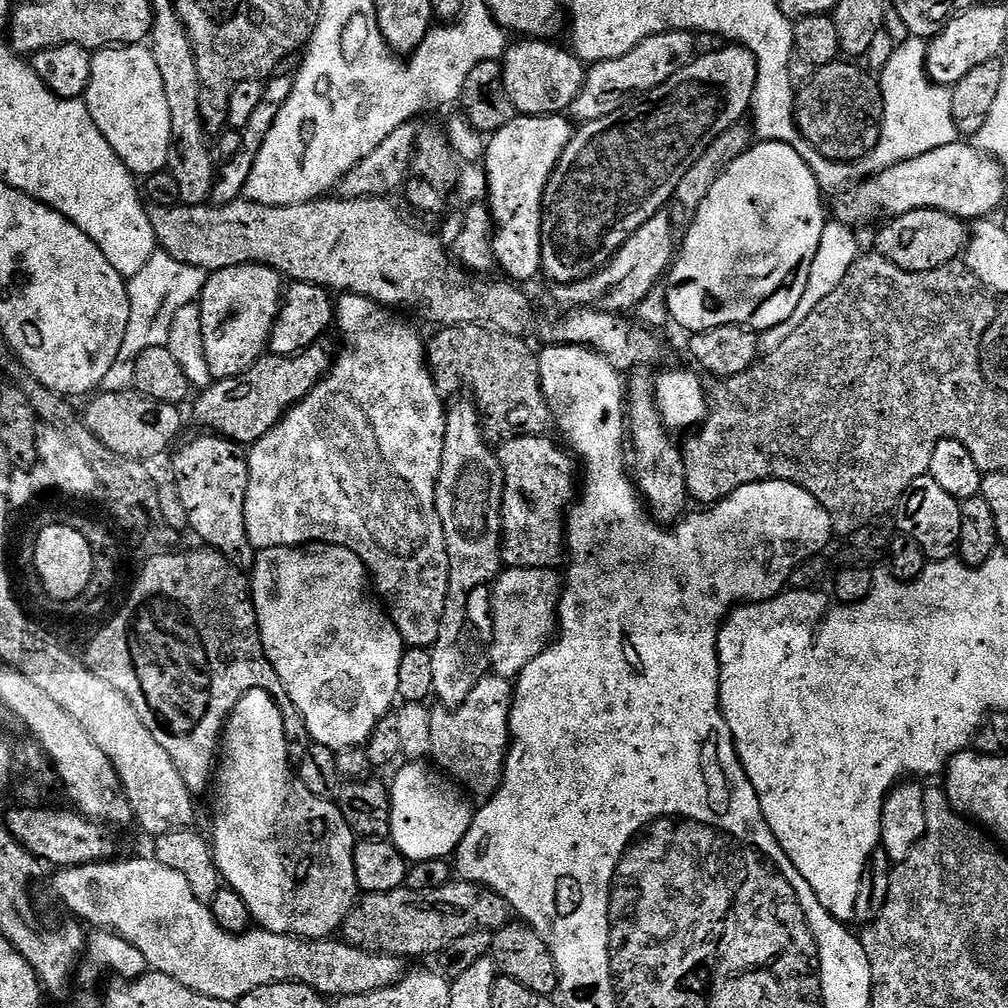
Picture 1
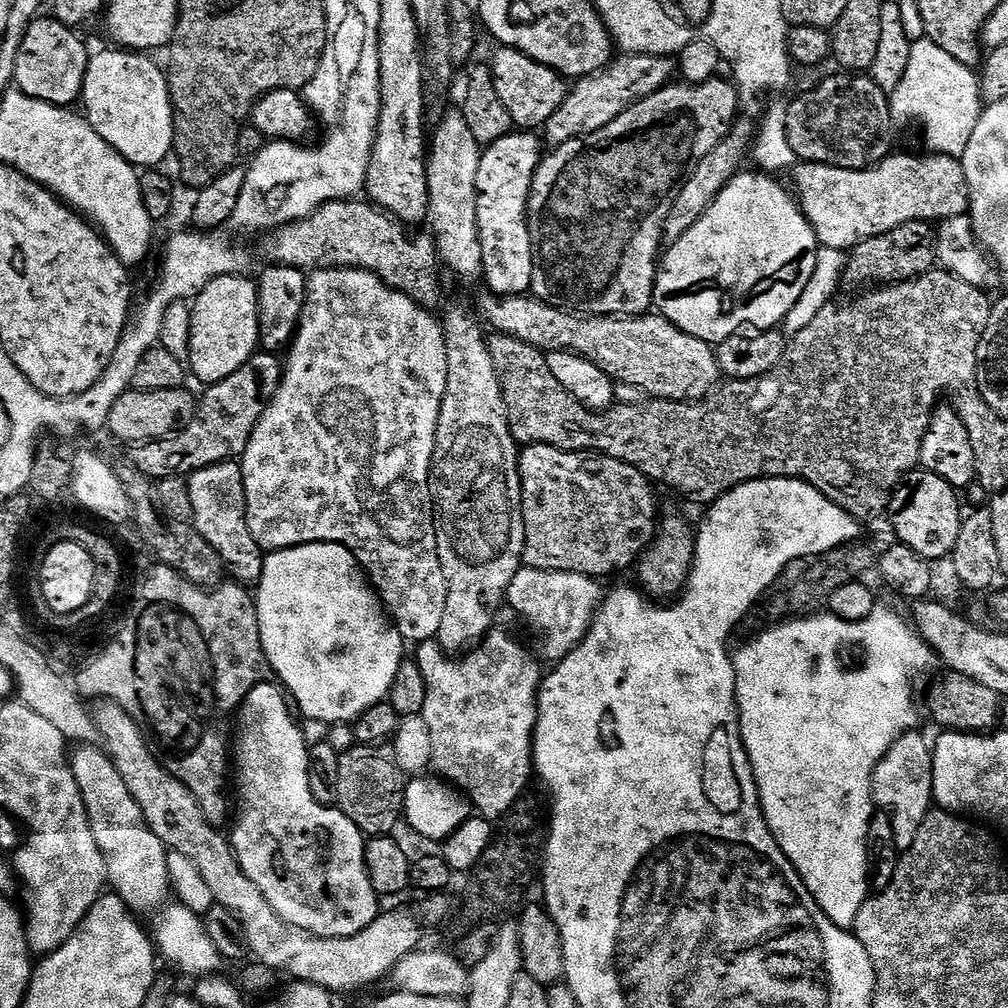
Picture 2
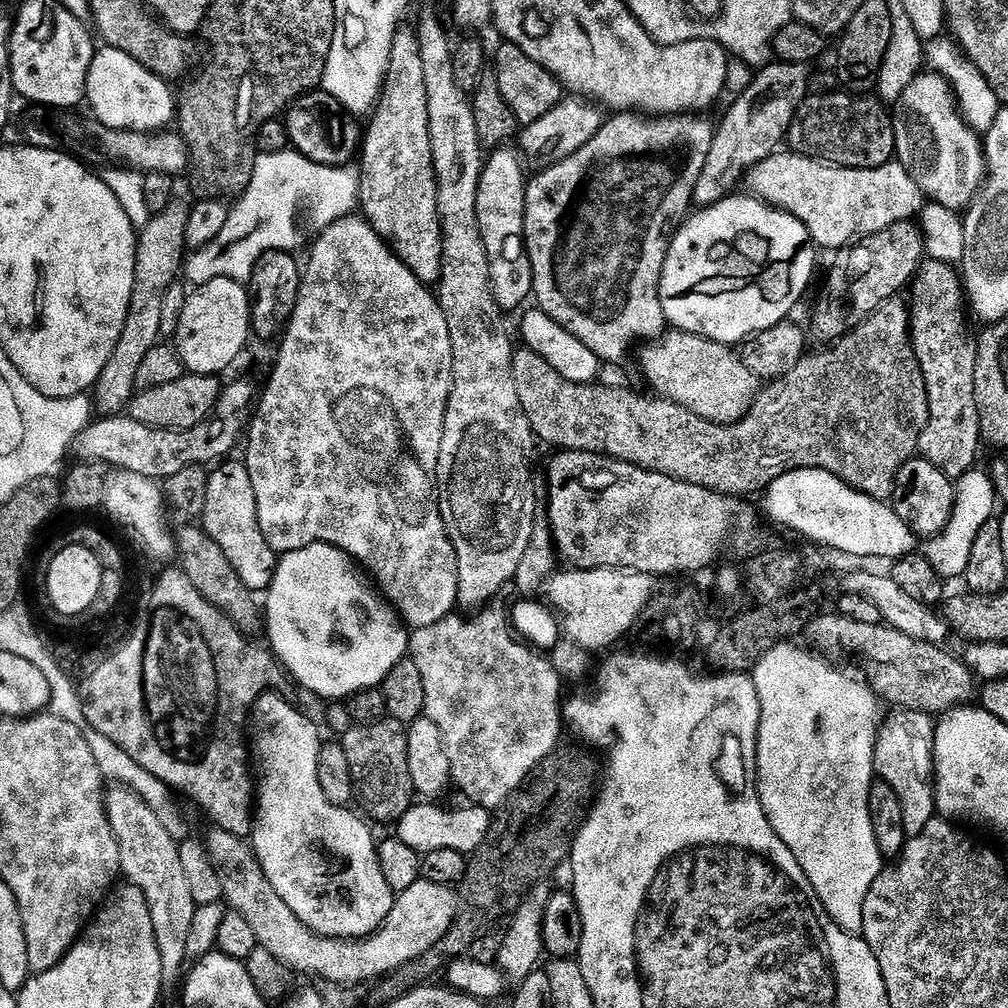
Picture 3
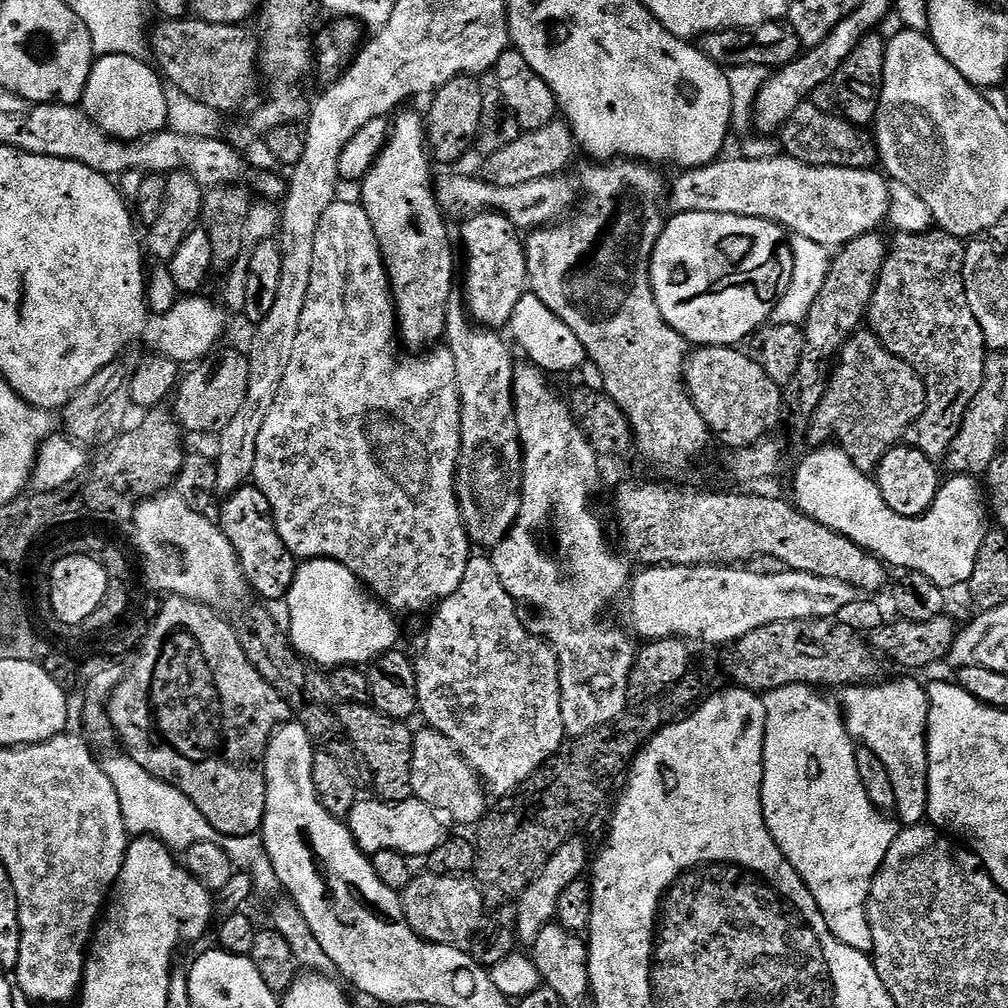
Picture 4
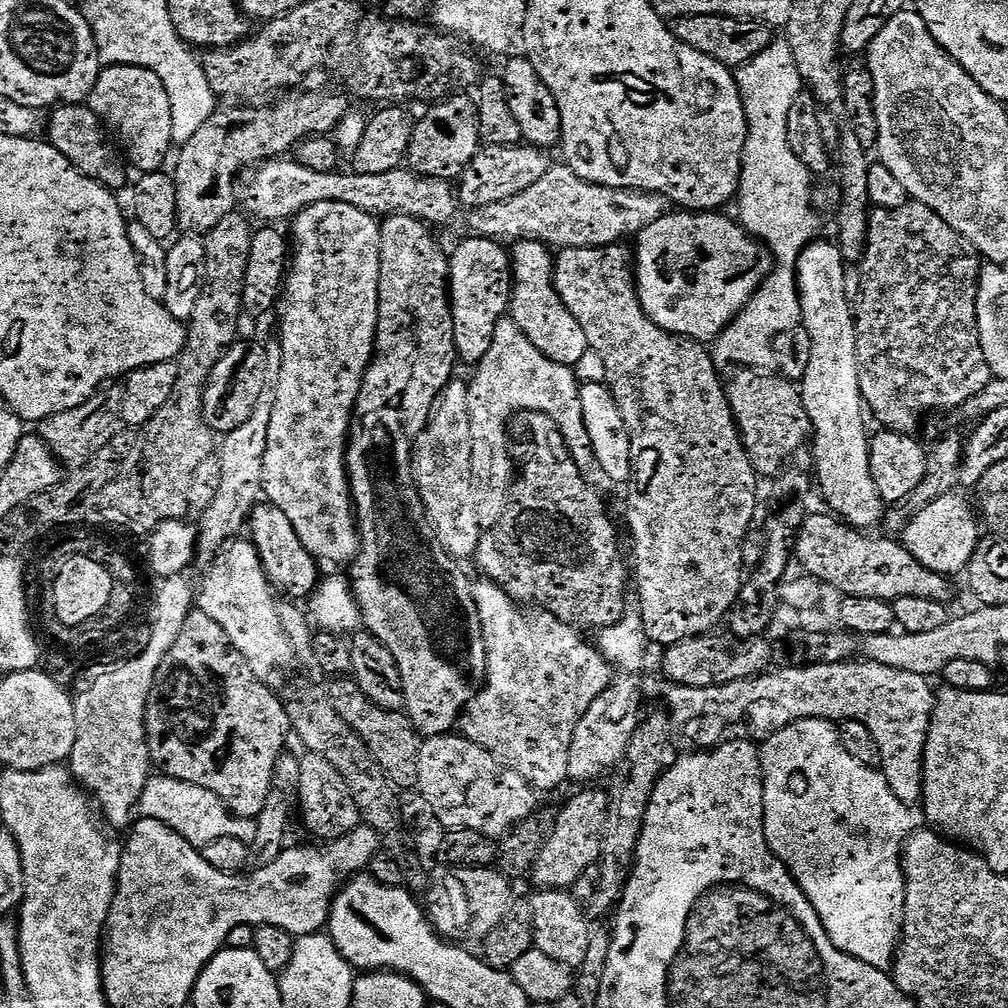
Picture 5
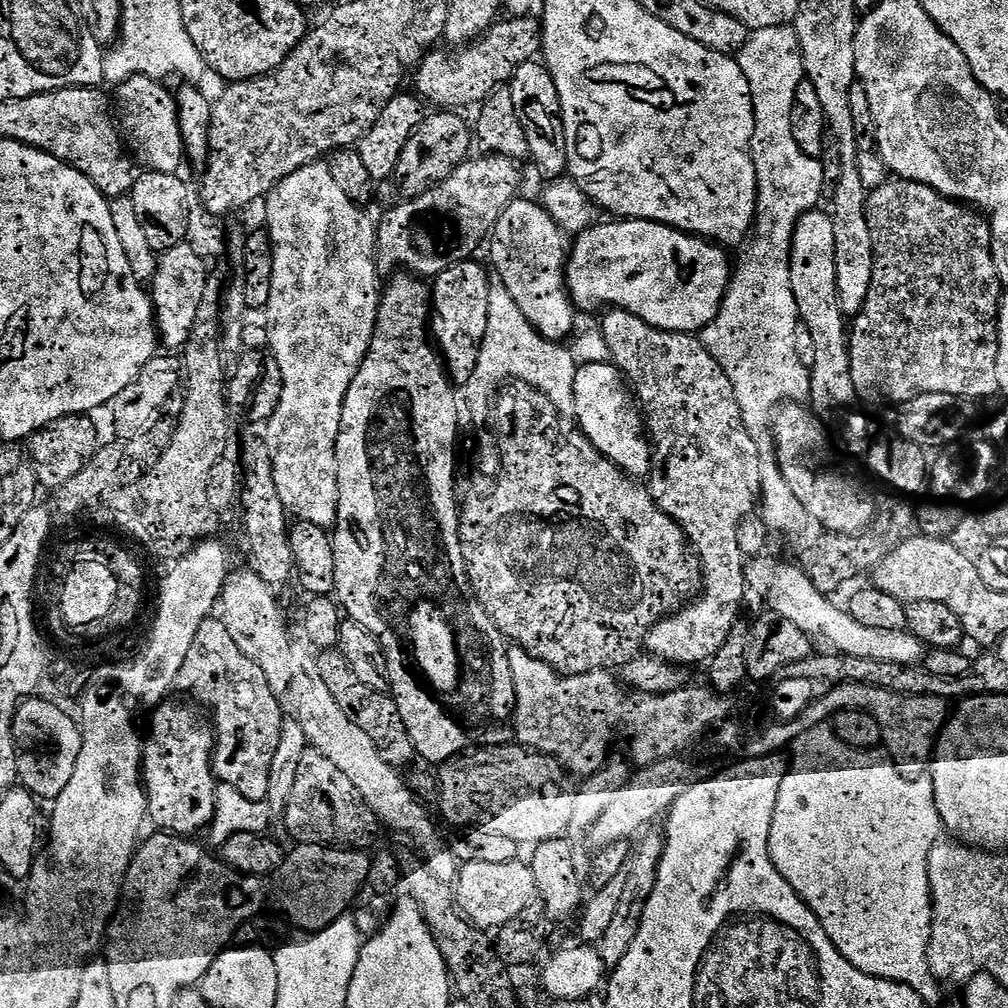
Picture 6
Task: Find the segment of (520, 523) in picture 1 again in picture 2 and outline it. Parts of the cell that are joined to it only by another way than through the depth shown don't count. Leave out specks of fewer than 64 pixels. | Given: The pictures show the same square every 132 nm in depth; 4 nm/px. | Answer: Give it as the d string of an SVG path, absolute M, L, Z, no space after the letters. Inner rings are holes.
M530 444L520 454L522 506L526 522L524 564L551 572L577 572L605 578L637 563L656 537L658 511L653 481L632 464L598 452L567 452L549 444Z

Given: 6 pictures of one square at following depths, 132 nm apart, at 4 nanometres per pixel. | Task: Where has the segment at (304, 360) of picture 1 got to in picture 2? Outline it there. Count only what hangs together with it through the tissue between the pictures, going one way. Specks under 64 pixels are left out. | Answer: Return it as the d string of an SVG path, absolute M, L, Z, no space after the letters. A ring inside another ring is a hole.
M257 351L230 378L207 385L198 400L196 417L190 426L164 440L152 440L131 449L131 463L143 476L153 482L172 476L189 477L206 466L221 464L224 460L243 457L246 446L254 434L254 426L262 418L266 406L274 398L284 377L284 365L279 355Z

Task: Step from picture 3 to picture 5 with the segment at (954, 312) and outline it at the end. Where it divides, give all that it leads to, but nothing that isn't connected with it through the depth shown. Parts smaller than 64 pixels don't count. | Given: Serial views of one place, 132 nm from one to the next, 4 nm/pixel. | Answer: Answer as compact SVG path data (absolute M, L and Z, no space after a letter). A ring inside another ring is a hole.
M907 202L894 209L873 207L869 211L868 245L858 265L860 281L851 310L860 399L885 429L907 433L912 416L957 408L993 380L976 325L976 287L980 285L981 267L982 257L975 246L946 226L930 206Z

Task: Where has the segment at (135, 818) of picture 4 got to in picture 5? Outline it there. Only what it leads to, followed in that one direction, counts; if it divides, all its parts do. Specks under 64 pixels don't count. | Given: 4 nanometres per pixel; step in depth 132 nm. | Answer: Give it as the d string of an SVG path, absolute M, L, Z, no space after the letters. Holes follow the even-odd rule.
M163 774L149 777L141 794L138 810L145 819L160 821L175 833L181 834L182 838L198 850L203 850L218 838L230 837L236 832L238 832L238 840L244 845L250 848L253 844L250 840L250 819L233 816L218 796L205 787L184 783Z

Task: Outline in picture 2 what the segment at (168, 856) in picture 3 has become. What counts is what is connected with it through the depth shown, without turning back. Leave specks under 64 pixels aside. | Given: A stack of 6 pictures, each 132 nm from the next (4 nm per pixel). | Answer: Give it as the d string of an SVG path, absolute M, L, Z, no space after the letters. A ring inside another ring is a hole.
M100 746L94 747L77 747L80 749L71 753L70 763L78 790L82 790L94 842L98 842L98 850L104 855L107 883L137 917L155 917L169 903L172 892L169 849L165 848L162 838L150 830L138 802L134 802L126 782L122 782L122 774L118 774L107 751Z

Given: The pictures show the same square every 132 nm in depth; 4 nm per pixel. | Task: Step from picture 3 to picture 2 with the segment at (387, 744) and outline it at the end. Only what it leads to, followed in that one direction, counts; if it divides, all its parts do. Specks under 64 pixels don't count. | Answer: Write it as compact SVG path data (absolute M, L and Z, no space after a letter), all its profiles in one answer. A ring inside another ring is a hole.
M350 746L340 753L338 762L338 798L341 812L358 826L365 837L392 836L396 823L404 816L405 773L391 755L383 756L376 746Z

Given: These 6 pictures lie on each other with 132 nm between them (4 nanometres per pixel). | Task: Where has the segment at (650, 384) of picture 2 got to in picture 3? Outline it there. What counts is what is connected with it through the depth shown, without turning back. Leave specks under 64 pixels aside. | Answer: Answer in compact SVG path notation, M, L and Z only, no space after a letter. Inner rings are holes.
M672 330L659 341L652 342L643 349L640 356L640 368L644 371L646 379L652 383L657 397L674 402L702 418L706 422L715 424L737 424L745 414L754 406L756 395L760 393L762 381L754 375L743 360L729 345L720 344L716 340L707 340L693 332Z

